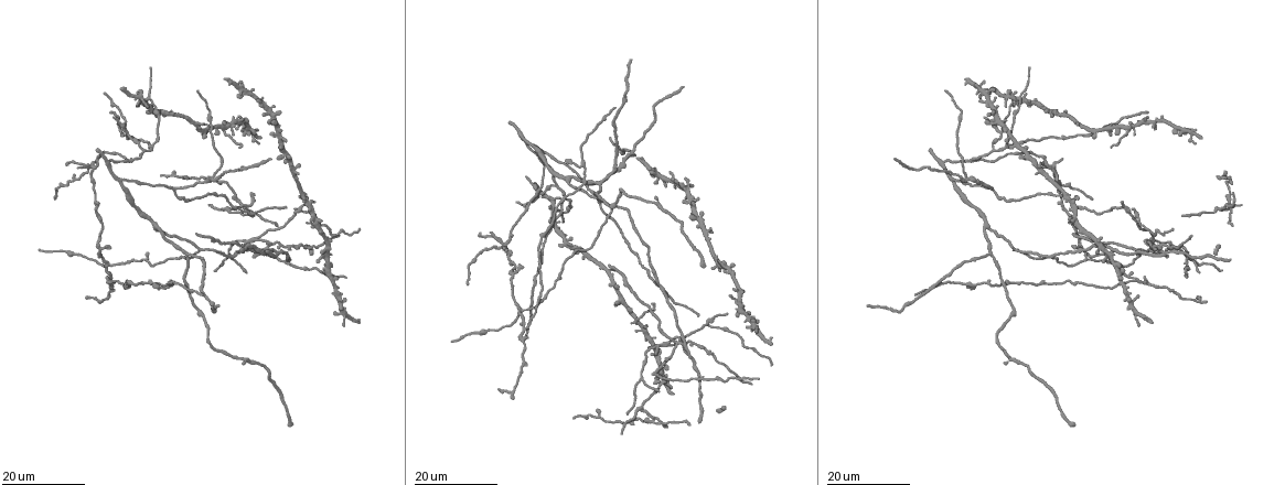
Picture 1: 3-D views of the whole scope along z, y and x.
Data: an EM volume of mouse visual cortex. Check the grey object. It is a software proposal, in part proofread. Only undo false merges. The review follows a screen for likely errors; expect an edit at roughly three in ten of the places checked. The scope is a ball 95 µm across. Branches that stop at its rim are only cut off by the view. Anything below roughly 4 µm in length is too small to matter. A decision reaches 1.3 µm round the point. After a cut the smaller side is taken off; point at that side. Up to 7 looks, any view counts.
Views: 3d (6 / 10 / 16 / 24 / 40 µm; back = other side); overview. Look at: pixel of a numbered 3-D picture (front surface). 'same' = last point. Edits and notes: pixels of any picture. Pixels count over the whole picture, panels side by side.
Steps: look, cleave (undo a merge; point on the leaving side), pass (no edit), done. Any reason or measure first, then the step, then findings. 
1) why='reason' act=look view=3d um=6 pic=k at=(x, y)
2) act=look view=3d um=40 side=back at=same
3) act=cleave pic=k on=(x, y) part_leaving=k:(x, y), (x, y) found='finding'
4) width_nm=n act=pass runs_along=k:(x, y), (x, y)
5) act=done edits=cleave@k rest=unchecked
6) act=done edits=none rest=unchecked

why='arms part here' act=look view=3d um=24 pic=1 at=(200, 250)

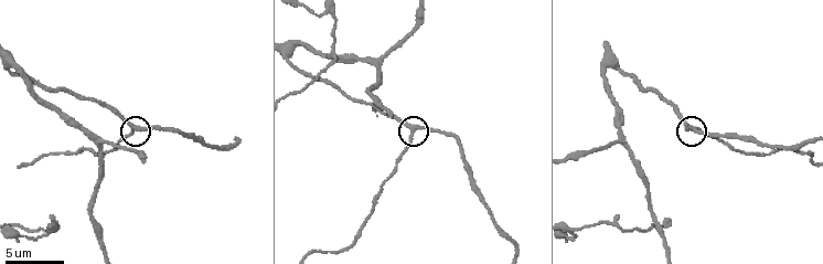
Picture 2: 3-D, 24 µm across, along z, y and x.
act=look view=3d um=10 pic=2 at=(136, 125)

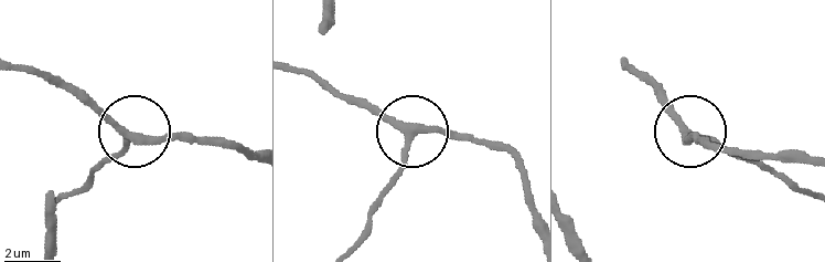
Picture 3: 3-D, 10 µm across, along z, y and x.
act=look view=3d um=6 pic=3 at=(411, 138)

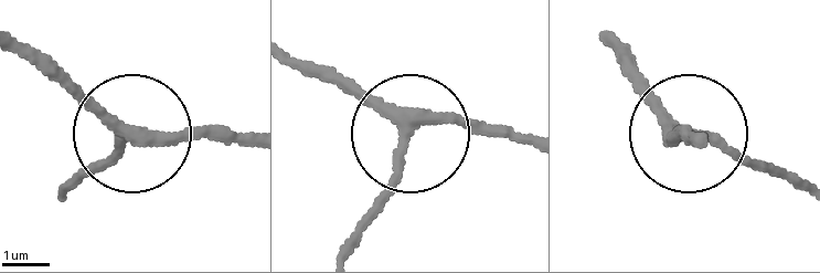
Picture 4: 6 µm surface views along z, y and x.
arms=3 act=pass found='continuous, no second neuron'

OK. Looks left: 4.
why='three arms meet' act=look view=3d um=24 pic=1 at=(624, 158)

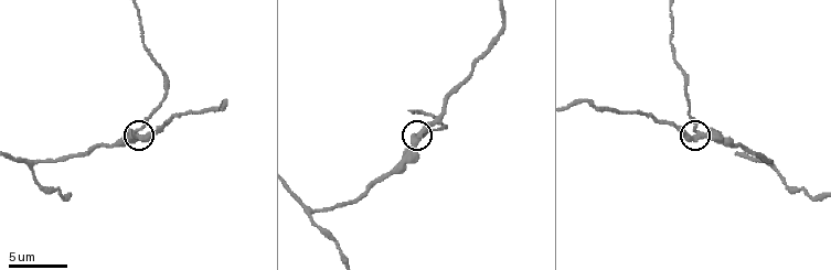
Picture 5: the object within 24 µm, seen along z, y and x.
why='zoom in' act=look view=3d um=6 pic=5 at=(416, 141)

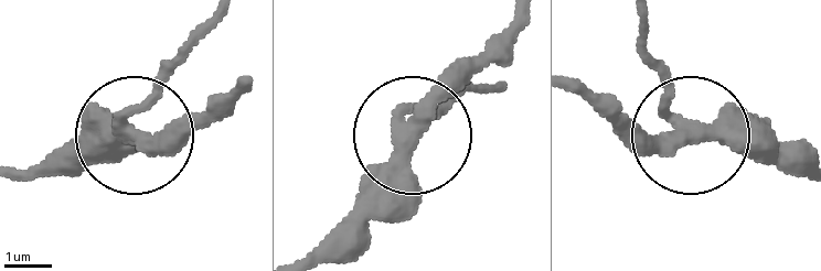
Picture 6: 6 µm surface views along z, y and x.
arms=3 act=pass found='all the same neuron'

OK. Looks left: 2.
why='three-way junction' act=look view=3d um=16 pic=1 at=(972, 159)

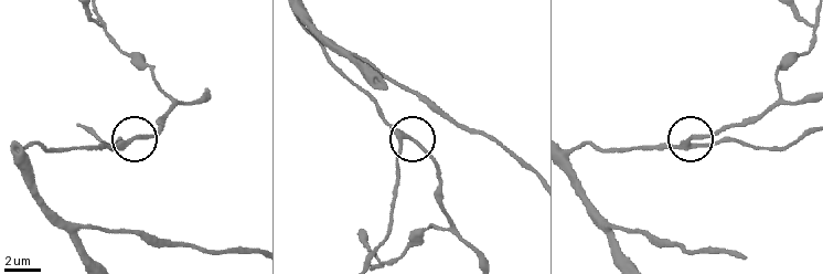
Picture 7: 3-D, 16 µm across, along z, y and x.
act=look view=3d um=10 pic=7 at=(690, 144)

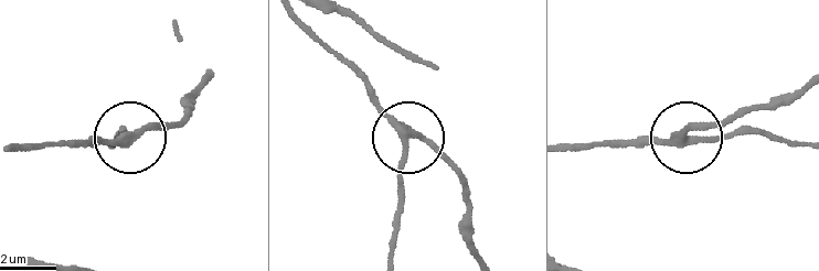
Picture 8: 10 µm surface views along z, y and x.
width_nm=250 act=pass runs_along=8:(9, 145), (116, 145), (191, 112) found='continuous, no second neuron'

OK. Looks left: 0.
act=done edits=none rest=unchecked

